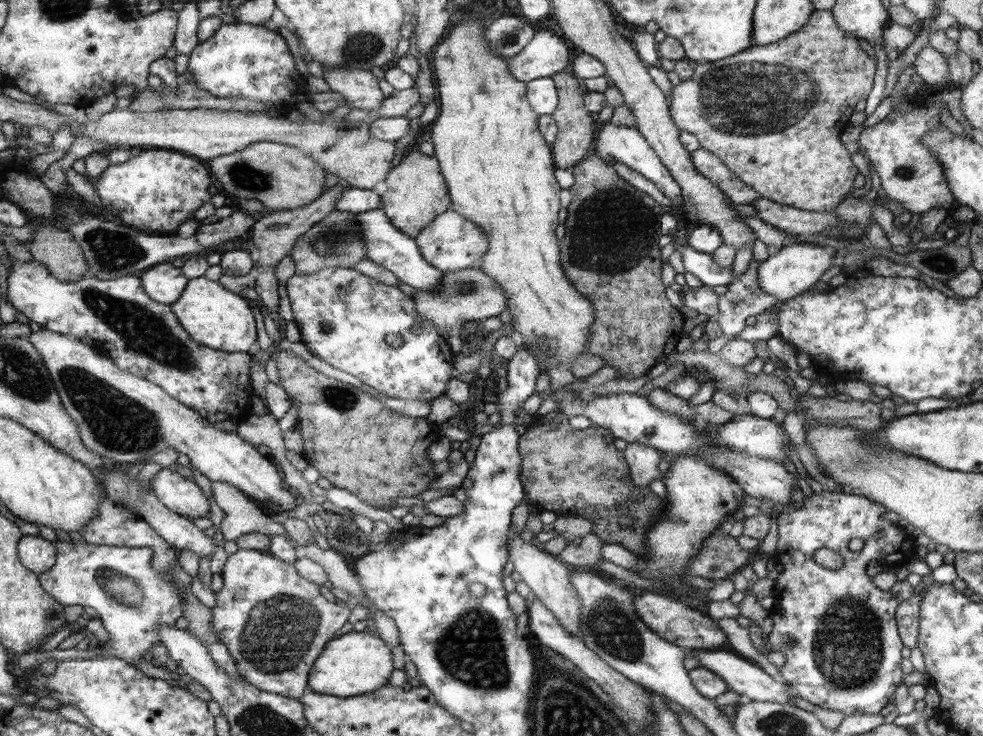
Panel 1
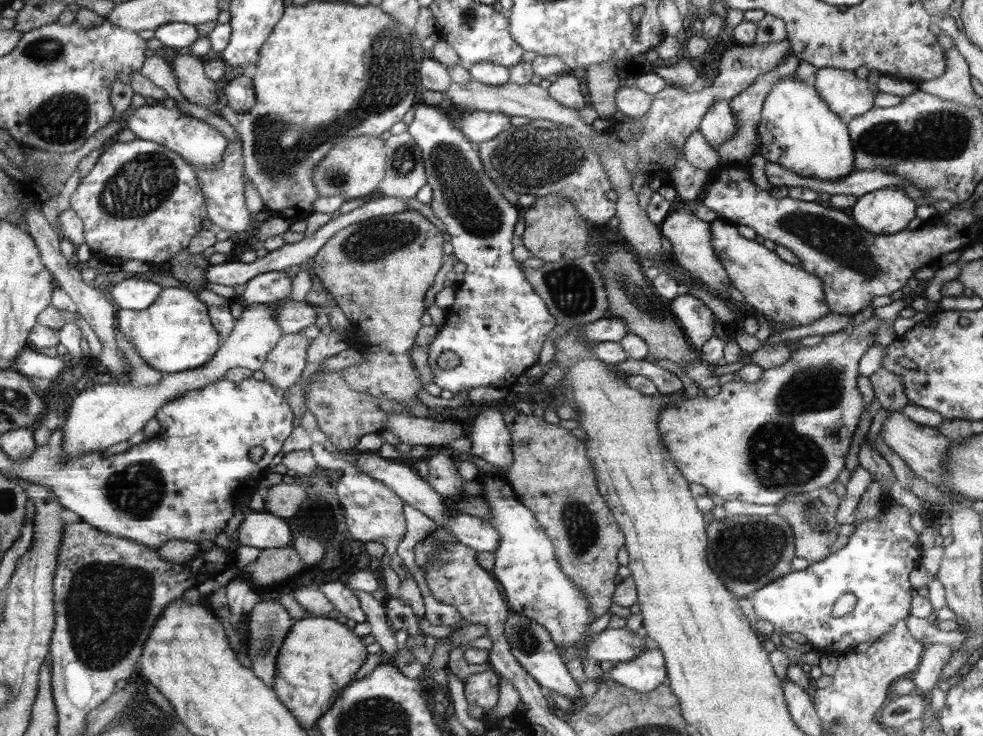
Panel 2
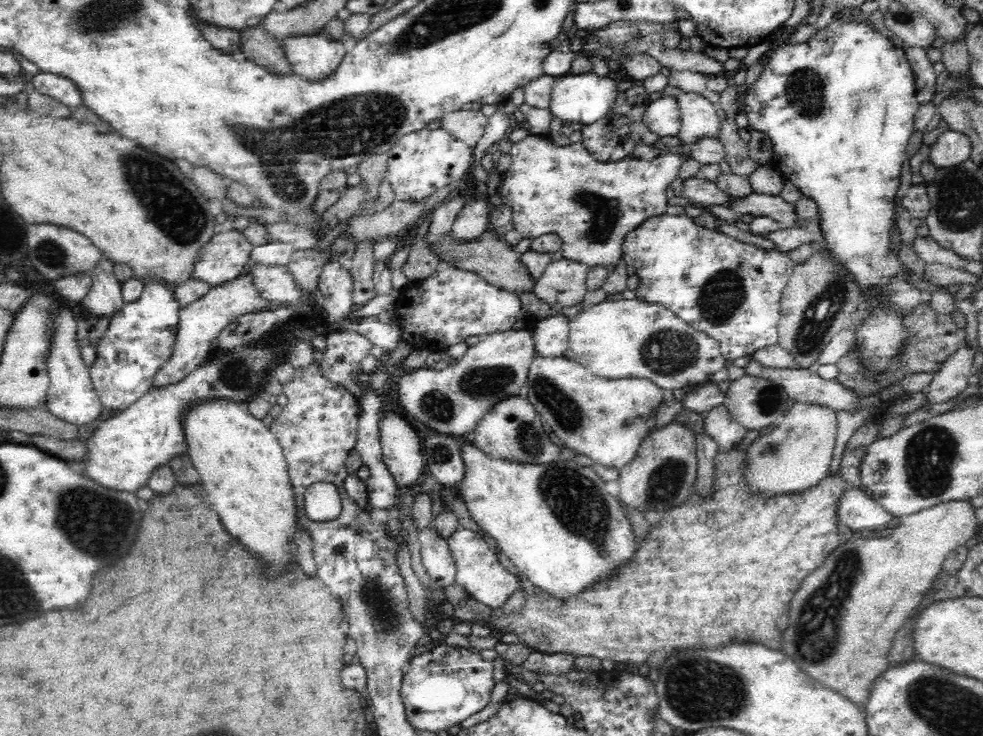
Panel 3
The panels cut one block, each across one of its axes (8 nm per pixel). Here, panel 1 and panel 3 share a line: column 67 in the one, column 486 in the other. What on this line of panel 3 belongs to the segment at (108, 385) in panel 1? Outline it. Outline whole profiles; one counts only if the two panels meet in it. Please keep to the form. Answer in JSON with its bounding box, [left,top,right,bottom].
[382,327,535,440]

